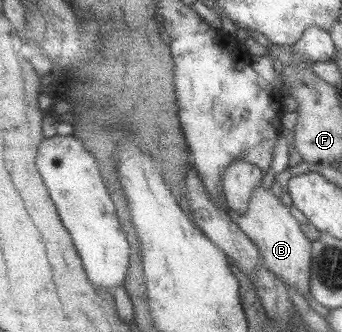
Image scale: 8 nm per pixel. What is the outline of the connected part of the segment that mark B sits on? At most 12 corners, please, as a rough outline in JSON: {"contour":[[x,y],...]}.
{"contour":[[269,189],[230,220],[262,265],[309,298],[310,244]]}

